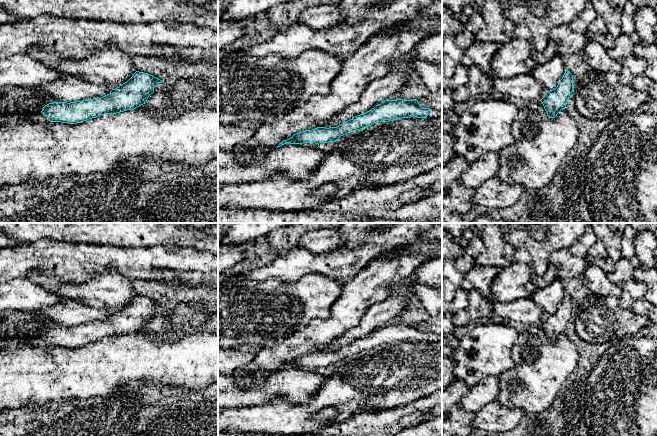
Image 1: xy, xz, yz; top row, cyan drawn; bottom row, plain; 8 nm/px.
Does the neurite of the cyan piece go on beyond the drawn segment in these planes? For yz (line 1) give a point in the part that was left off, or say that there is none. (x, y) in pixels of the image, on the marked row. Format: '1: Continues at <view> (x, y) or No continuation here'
1: No continuation here

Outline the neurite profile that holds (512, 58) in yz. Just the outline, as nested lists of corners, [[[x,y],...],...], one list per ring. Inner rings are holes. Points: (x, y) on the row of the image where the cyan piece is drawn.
[[[513,38],[501,44],[493,57],[491,74],[500,78],[529,74],[531,47],[531,41],[524,38]]]

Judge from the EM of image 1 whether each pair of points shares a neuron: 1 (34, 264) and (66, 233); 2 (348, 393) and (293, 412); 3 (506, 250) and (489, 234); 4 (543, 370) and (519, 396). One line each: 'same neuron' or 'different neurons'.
1: different neurons
2: same neuron
3: same neuron
4: same neuron

